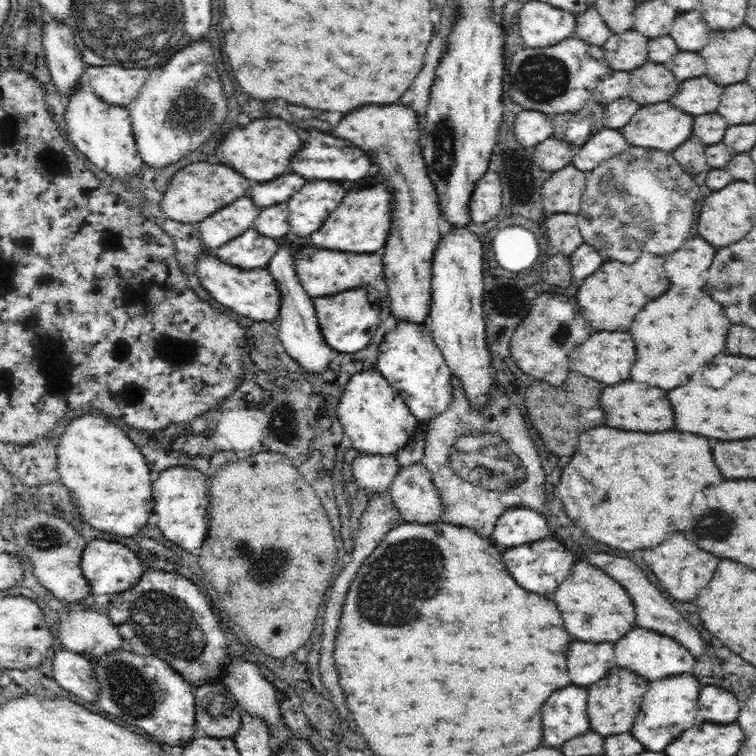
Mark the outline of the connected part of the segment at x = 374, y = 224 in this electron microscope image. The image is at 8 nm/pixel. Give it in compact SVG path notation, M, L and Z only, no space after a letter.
M376 180L368 188L350 190L342 204L328 216L318 234L312 234L312 246L330 250L352 250L352 252L376 252L386 244L394 212L392 189L382 180Z

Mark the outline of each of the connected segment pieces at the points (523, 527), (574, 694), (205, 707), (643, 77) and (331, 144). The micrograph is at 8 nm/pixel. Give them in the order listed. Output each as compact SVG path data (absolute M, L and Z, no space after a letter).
M508 508L495 524L490 540L500 548L520 546L542 540L550 534L545 516L532 508Z
M566 686L556 690L542 708L544 746L562 746L566 740L584 734L588 726L586 714L588 690L582 686Z
M218 680L197 687L195 726L209 737L233 737L240 728L243 708L228 687Z
M650 59L630 73L628 95L639 107L670 100L670 96L678 90L674 74L662 64L654 64Z
M312 128L308 142L302 146L302 150L292 158L292 170L298 172L304 178L320 178L320 180L356 180L364 178L373 165L372 159L350 144L348 140L334 138L330 134L322 134L320 130Z

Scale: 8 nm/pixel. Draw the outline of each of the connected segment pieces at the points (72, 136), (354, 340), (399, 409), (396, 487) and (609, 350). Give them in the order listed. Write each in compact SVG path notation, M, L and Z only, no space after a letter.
M83 78L74 88L74 92L65 99L66 112L64 120L66 121L67 134L77 152L85 154L85 156L94 163L98 168L104 169L104 172L112 176L112 178L132 178L142 168L144 161L138 152L133 130L131 127L131 116L126 105L116 105L104 102L99 96L96 96L92 89L89 88L88 81Z
M368 284L366 288L360 286L348 292L340 292L336 296L316 298L314 304L325 343L337 351L353 353L362 350L378 334L382 305L376 284Z
M377 369L357 373L345 387L337 409L340 424L358 454L396 454L415 436L422 423Z
M421 462L398 470L389 497L404 523L428 524L443 518L444 505L432 473Z
M598 332L580 346L576 370L604 384L618 384L630 378L634 360L636 344L628 332Z

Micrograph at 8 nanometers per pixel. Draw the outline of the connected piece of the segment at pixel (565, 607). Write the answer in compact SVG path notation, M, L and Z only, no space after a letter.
M586 560L578 562L572 568L572 574L566 578L566 582L560 584L560 588L554 592L554 602L562 612L566 630L584 642L616 642L636 622L634 606L628 592L616 580L612 580L608 574Z

